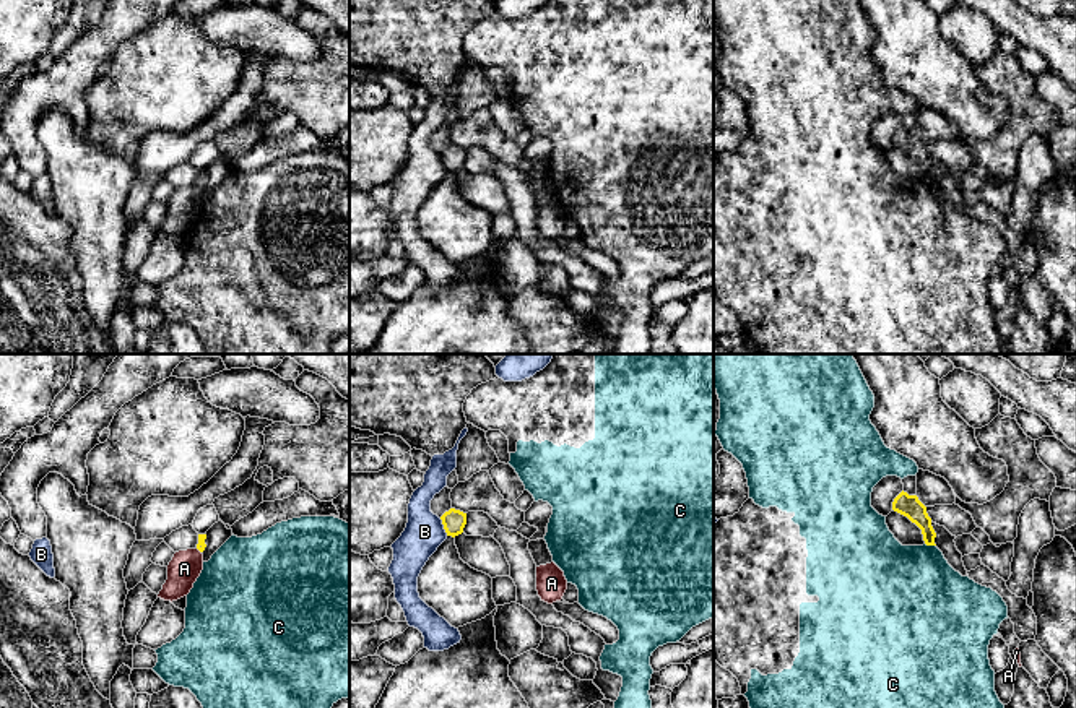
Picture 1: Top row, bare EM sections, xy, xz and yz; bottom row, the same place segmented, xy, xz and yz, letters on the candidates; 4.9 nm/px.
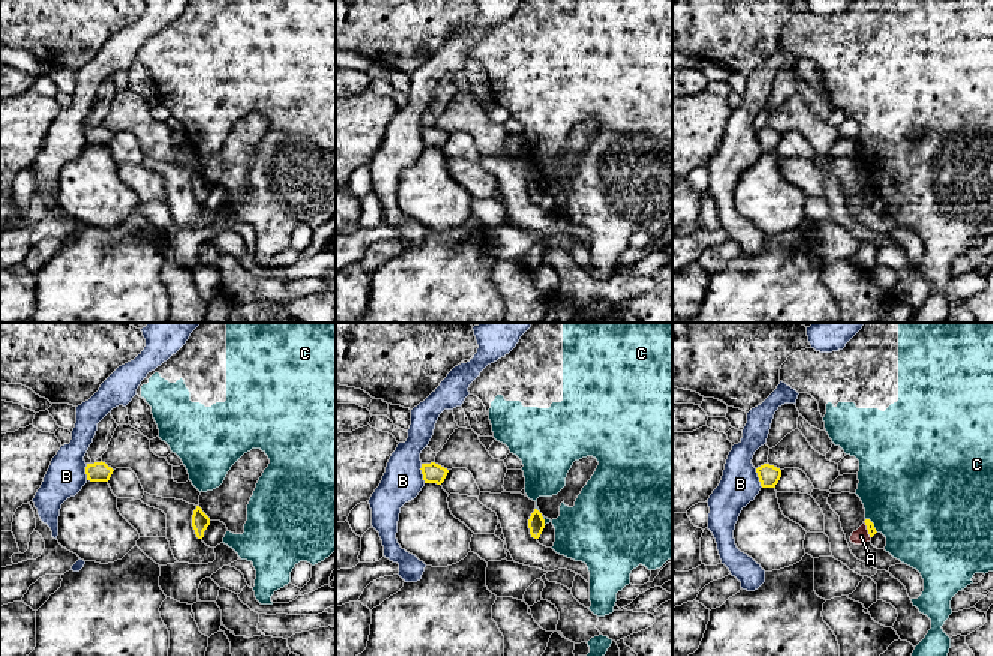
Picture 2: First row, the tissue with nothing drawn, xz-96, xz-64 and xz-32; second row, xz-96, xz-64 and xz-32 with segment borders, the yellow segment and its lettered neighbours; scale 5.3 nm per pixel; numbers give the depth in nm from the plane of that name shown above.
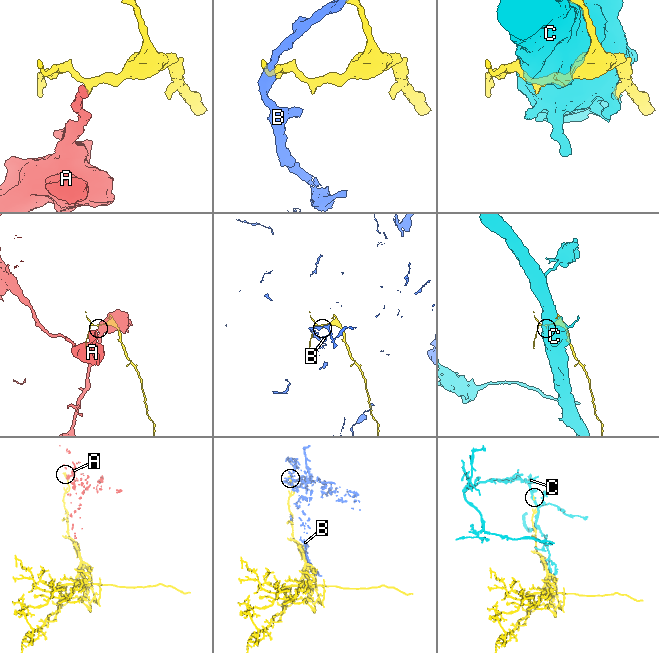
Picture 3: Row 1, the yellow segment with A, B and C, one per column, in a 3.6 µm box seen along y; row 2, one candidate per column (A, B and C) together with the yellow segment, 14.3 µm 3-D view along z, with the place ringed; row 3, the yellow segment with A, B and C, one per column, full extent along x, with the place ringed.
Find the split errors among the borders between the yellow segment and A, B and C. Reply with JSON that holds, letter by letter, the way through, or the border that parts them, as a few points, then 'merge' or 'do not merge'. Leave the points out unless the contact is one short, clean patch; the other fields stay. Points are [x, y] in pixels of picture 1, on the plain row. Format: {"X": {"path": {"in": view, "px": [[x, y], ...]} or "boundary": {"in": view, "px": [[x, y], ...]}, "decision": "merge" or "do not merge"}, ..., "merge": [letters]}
{"A": {"boundary": {"in": "xy", "px": [[197, 184], [200, 189]]}, "decision": "do not merge"}, "B": {"boundary": {"in": "xz", "px": [[439, 155], [447, 171]]}, "decision": "do not merge"}, "C": {"decision": "do not merge"}, "merge": []}

